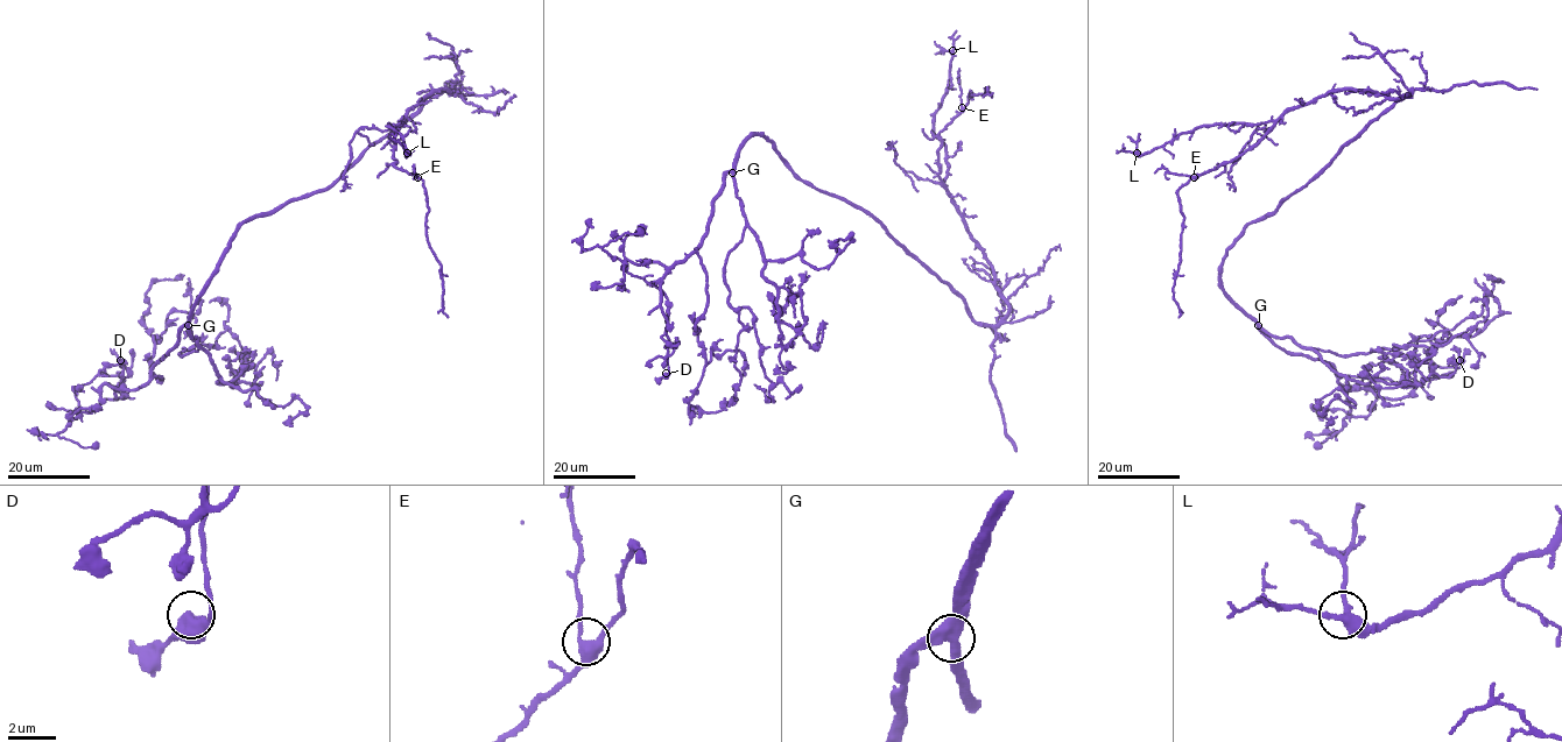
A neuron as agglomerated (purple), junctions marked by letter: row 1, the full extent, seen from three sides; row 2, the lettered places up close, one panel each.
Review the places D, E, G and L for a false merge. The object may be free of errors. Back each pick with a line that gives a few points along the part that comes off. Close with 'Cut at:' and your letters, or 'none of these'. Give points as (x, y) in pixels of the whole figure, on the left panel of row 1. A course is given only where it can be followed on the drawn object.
Cut at: none of these

